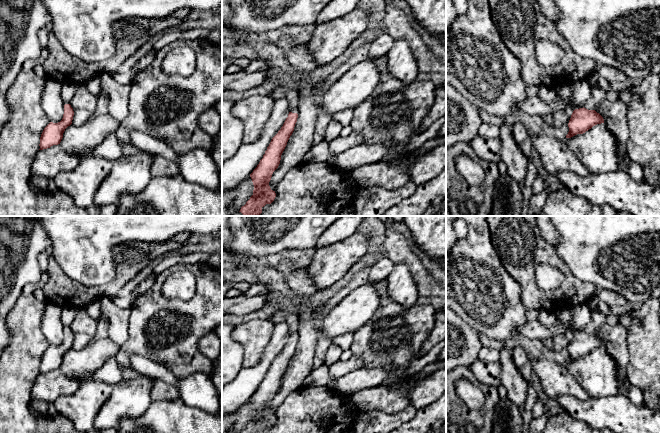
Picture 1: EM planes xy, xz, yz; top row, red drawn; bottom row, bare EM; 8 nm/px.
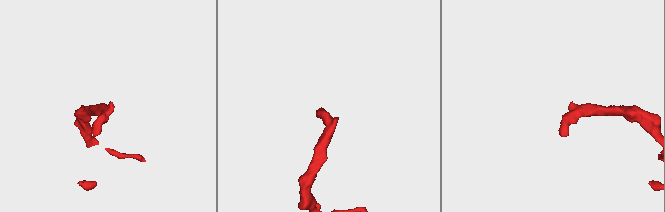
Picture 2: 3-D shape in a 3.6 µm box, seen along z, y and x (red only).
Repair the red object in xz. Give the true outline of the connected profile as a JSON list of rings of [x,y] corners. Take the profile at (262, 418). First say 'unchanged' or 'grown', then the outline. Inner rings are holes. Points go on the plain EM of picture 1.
grown; [[[269,280],[264,281],[270,286],[270,290],[266,294],[268,303],[273,304],[279,312],[285,315],[286,324],[290,328],[290,336],[281,353],[272,362],[263,382],[250,398],[254,409],[253,419],[241,433],[262,433],[266,428],[274,425],[276,417],[270,412],[269,406],[273,396],[280,388],[281,379],[294,355],[298,342],[300,315],[294,309],[292,300],[283,296],[279,289],[272,287]]]

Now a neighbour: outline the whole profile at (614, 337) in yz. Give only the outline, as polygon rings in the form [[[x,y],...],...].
[[[620,323],[610,325],[603,324],[595,333],[604,343],[604,349],[618,364],[618,380],[620,391],[626,394],[632,386],[627,379],[628,352],[628,329]]]

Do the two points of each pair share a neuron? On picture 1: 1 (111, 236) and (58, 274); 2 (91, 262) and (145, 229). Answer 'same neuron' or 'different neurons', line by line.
1: different neurons
2: same neuron

